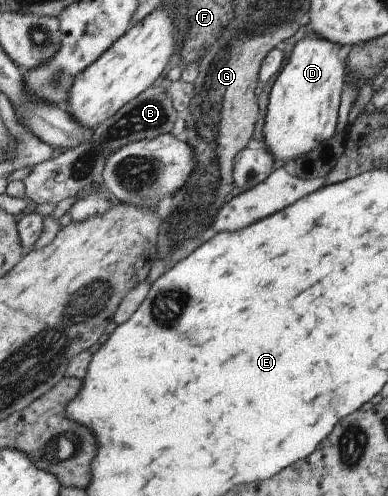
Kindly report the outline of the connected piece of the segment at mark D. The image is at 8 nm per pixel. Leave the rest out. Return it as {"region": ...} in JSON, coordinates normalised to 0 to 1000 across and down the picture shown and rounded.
{"region":[[[791,63],[781,79],[758,91],[740,127],[714,147],[714,155],[693,183],[683,232],[678,234],[675,286],[686,306],[704,321],[704,337],[724,335],[724,327],[758,323],[773,313],[812,300],[853,278],[869,248],[869,216],[887,177],[892,139],[887,119],[892,97],[858,85],[807,73]]]}

